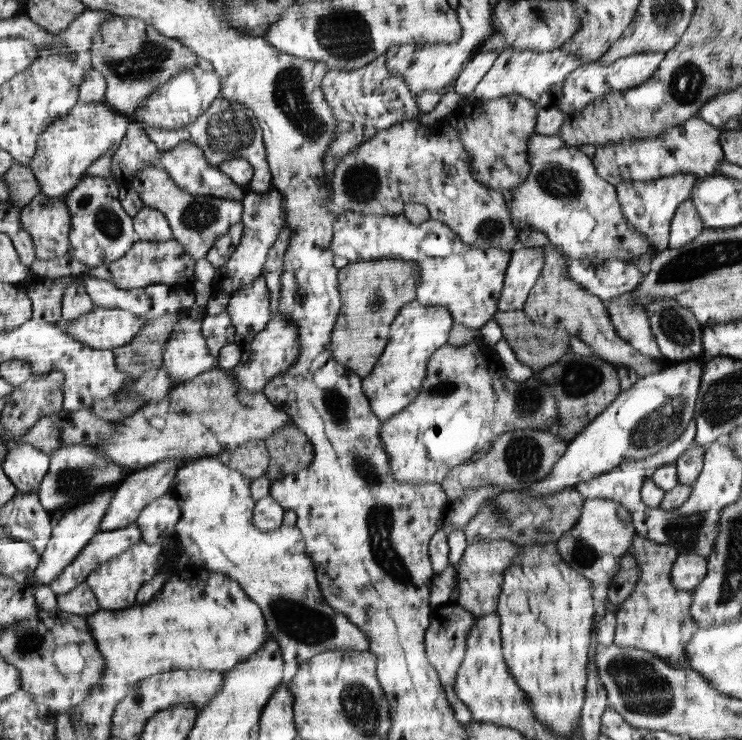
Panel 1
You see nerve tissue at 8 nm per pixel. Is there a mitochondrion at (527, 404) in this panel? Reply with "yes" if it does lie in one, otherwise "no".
yes

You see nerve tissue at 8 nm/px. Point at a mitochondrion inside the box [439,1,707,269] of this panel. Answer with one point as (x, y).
(563, 185)

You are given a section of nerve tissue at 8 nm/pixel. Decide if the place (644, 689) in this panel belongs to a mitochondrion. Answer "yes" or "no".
yes

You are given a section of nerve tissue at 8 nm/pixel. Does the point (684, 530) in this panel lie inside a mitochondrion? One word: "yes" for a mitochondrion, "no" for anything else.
yes

